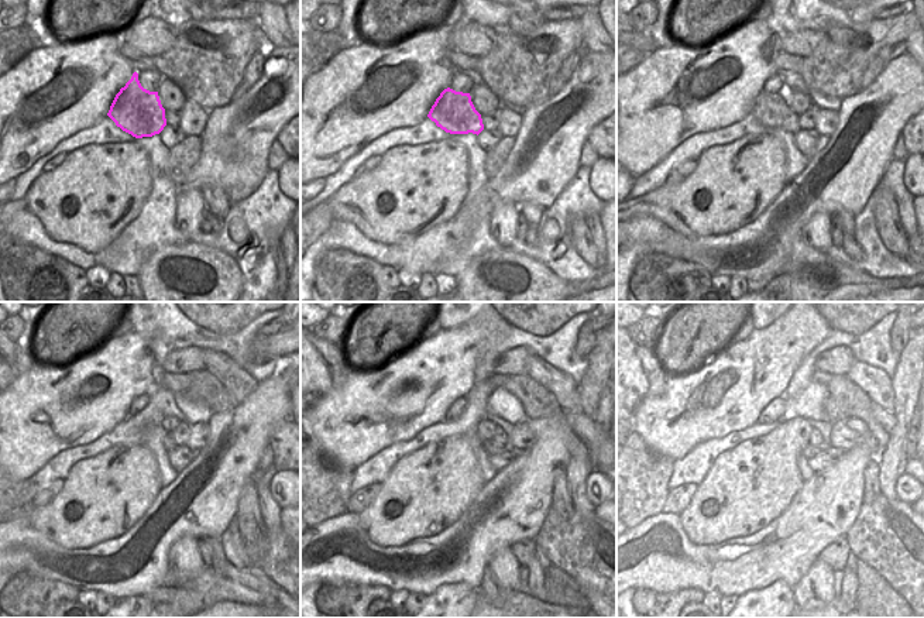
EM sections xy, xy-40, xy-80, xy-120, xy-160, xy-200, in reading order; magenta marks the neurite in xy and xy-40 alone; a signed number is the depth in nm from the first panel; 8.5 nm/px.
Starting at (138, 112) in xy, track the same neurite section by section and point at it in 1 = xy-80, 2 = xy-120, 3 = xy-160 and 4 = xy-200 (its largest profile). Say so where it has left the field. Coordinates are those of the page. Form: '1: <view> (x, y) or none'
1: xy-80 (770, 110)
2: xy-120 (148, 431)
3: xy-160 (491, 449)
4: xy-200 (809, 452)

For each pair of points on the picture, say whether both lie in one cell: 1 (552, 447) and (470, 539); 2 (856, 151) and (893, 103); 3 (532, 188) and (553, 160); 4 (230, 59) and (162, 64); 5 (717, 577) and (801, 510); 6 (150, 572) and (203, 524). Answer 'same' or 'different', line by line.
1: same
2: same
3: same
4: same
5: same
6: same

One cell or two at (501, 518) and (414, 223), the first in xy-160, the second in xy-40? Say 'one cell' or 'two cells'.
two cells

